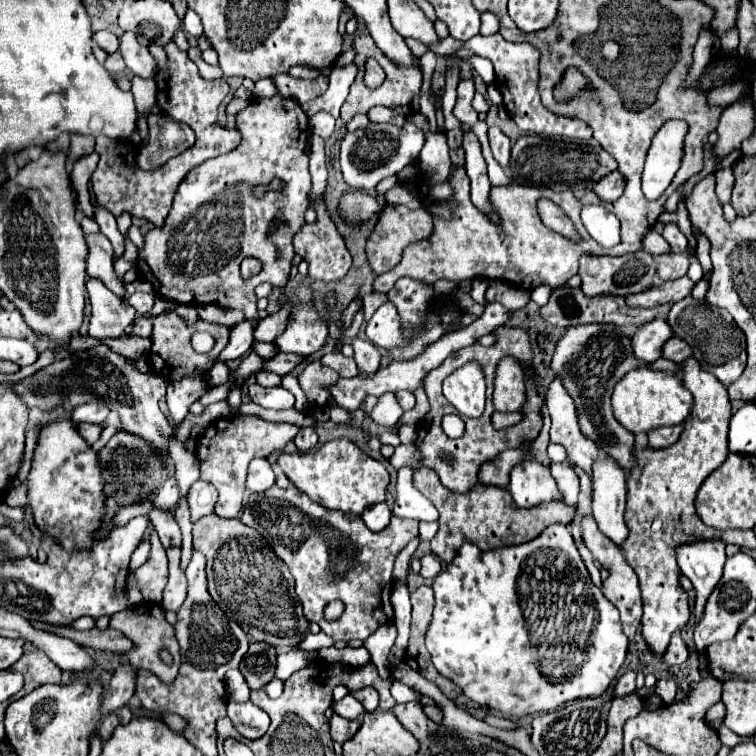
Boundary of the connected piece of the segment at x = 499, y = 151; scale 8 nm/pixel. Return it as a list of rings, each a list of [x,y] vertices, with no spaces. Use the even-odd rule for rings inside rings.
[[[492,126],[492,128],[488,128],[488,140],[490,140],[494,158],[506,168],[508,160],[510,160],[510,146],[512,146],[510,138],[498,126]]]

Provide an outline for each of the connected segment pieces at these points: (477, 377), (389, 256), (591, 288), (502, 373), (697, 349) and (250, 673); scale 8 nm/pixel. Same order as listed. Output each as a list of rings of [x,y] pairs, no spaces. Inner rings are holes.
[[[470,362],[452,372],[444,380],[444,396],[446,400],[460,412],[470,418],[478,418],[484,410],[486,384],[484,374],[478,364]]]
[[[386,204],[386,208],[382,210],[382,216],[374,224],[374,228],[366,240],[366,256],[368,256],[370,268],[376,274],[384,274],[384,272],[392,270],[402,260],[402,252],[406,246],[420,242],[420,240],[428,238],[430,234],[432,234],[432,214],[426,208],[410,210],[402,204]]]
[[[644,250],[626,256],[582,256],[578,274],[582,278],[582,292],[586,296],[598,296],[598,294],[628,296],[652,288],[656,276],[656,264],[652,256]]]
[[[514,356],[498,362],[492,400],[496,412],[518,412],[526,404],[526,378]]]
[[[686,296],[672,306],[668,322],[674,330],[674,336],[686,340],[694,348],[694,358],[702,364],[702,368],[712,372],[724,386],[730,386],[742,376],[746,368],[746,338],[726,310],[714,308],[712,304],[706,304],[706,300],[694,300],[692,296]]]
[[[254,642],[250,646],[248,658],[240,664],[240,672],[252,690],[260,690],[272,680],[274,656],[276,656],[276,650],[272,646],[264,646],[262,642]]]

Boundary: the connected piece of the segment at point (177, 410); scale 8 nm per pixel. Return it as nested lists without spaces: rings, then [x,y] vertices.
[[[194,372],[192,376],[186,376],[180,382],[170,382],[168,384],[166,400],[168,400],[170,416],[172,416],[172,422],[174,422],[176,428],[180,426],[180,422],[188,414],[188,406],[192,402],[196,402],[206,392],[206,388],[208,386],[202,378],[202,372]]]

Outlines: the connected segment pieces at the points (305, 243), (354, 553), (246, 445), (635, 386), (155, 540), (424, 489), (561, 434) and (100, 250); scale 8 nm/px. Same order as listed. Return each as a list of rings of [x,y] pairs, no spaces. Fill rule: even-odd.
[[[324,196],[320,198],[309,198],[318,214],[316,222],[314,224],[306,224],[296,236],[294,236],[294,248],[296,252],[302,256],[302,260],[308,262],[310,266],[310,278],[312,280],[320,280],[320,282],[334,282],[334,280],[340,280],[346,276],[350,264],[352,264],[352,258],[350,258],[350,252],[346,250],[346,244],[330,216],[330,210],[328,210],[328,204],[324,200]]]
[[[276,484],[264,492],[250,494],[240,520],[258,530],[274,554],[286,562],[296,580],[296,594],[304,606],[306,620],[320,624],[322,632],[332,640],[366,640],[380,626],[394,622],[390,602],[394,588],[392,566],[396,554],[418,536],[416,520],[392,516],[392,522],[376,534],[366,528],[360,516],[322,508],[296,486],[282,490]],[[336,598],[346,604],[346,610],[336,622],[326,622],[322,610]]]
[[[234,416],[222,418],[212,424],[214,436],[208,440],[208,456],[200,460],[200,480],[208,480],[218,490],[218,502],[214,514],[220,518],[238,518],[246,492],[246,474],[252,458],[268,458],[280,452],[298,434],[296,424],[268,422],[260,416]]]
[[[636,368],[622,376],[622,380],[614,386],[612,394],[612,410],[614,418],[632,434],[648,432],[648,446],[650,448],[668,448],[678,442],[682,424],[692,410],[692,394],[684,388],[684,384],[668,372],[662,370],[650,370],[650,368]],[[668,426],[668,428],[662,428]],[[658,428],[658,430],[654,430]],[[654,430],[654,432],[650,432]]]
[[[154,530],[150,534],[150,544],[152,544],[150,556],[134,572],[134,576],[138,578],[138,586],[140,586],[144,600],[146,602],[160,602],[162,592],[166,588],[166,580],[168,580],[168,570],[166,570],[166,556],[162,554],[162,544],[160,544],[160,539]]]
[[[418,468],[414,472],[414,488],[422,492],[440,512],[438,518],[438,532],[432,538],[432,554],[436,554],[442,562],[450,564],[452,558],[456,556],[458,548],[464,542],[476,544],[480,550],[494,550],[502,546],[512,546],[512,544],[522,544],[538,536],[546,526],[562,522],[570,522],[570,508],[564,502],[546,502],[534,508],[518,508],[510,496],[508,490],[502,488],[486,488],[484,484],[474,486],[468,496],[454,494],[448,488],[444,488],[432,468]]]
[[[558,378],[548,388],[546,406],[552,418],[550,440],[562,444],[568,452],[568,460],[578,464],[588,476],[592,476],[592,464],[600,460],[600,452],[592,440],[586,440],[582,436],[574,412],[574,402]]]
[[[86,234],[86,244],[88,244],[86,274],[102,280],[110,290],[126,298],[122,280],[114,274],[114,268],[112,268],[112,244],[102,234]]]

